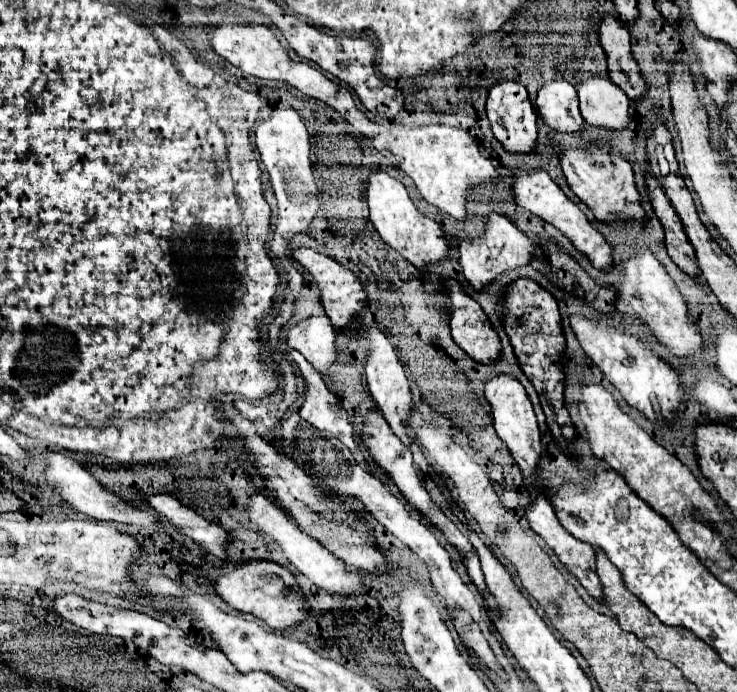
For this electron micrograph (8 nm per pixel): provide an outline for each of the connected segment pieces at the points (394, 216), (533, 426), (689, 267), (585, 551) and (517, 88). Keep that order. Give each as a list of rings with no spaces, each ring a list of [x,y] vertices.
[[[374,170],[368,178],[368,206],[370,206],[370,220],[378,230],[380,238],[392,246],[400,256],[404,256],[410,264],[424,270],[428,262],[438,262],[448,254],[448,242],[442,234],[442,228],[418,212],[414,202],[408,196],[406,186],[392,178],[384,170]]]
[[[494,374],[492,378],[488,378],[484,382],[484,396],[488,400],[488,404],[492,406],[492,418],[494,418],[494,430],[500,436],[500,440],[508,446],[508,450],[512,452],[516,464],[520,466],[522,474],[524,474],[524,484],[528,486],[530,494],[534,496],[536,492],[544,492],[540,484],[536,484],[534,480],[534,466],[538,464],[538,458],[542,454],[542,442],[540,442],[540,430],[538,430],[538,422],[532,410],[532,404],[528,400],[528,394],[524,390],[524,386],[512,378],[510,374]]]
[[[648,174],[646,178],[646,186],[648,186],[648,194],[650,194],[650,202],[652,202],[652,208],[658,216],[658,220],[662,222],[664,226],[664,232],[666,232],[666,250],[670,254],[670,258],[690,276],[696,276],[698,274],[698,262],[696,262],[696,256],[694,256],[694,248],[682,228],[682,222],[676,214],[676,210],[672,208],[670,200],[666,198],[664,190],[660,188],[658,180]]]
[[[538,494],[534,500],[530,500],[530,504],[524,508],[524,512],[526,512],[526,518],[528,518],[530,528],[544,538],[544,542],[556,552],[558,560],[580,580],[580,584],[588,590],[588,594],[594,596],[594,598],[600,598],[602,596],[602,586],[600,586],[600,580],[598,580],[598,574],[596,574],[594,548],[588,546],[588,542],[580,542],[578,538],[574,538],[572,534],[568,534],[568,530],[564,530],[564,526],[556,518],[552,506],[548,504],[546,496],[540,496]]]
[[[500,80],[496,86],[488,90],[488,100],[486,100],[486,112],[488,120],[492,126],[492,132],[498,142],[510,152],[532,152],[536,146],[536,112],[528,100],[528,92],[522,84],[516,84],[514,80]]]

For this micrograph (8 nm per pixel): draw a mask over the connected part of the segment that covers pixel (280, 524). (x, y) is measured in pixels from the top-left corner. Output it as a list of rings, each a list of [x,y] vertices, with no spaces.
[[[262,494],[256,496],[256,502],[250,502],[246,506],[246,514],[250,518],[250,522],[254,522],[256,526],[260,526],[262,532],[266,532],[268,536],[272,536],[280,548],[284,550],[288,562],[300,572],[304,574],[312,584],[316,584],[318,588],[330,592],[330,594],[358,594],[362,592],[362,582],[360,582],[360,574],[356,570],[348,570],[346,564],[336,558],[330,550],[326,550],[318,540],[314,540],[312,536],[308,536],[306,532],[302,532],[290,518],[288,514],[278,508],[274,502],[266,500]]]

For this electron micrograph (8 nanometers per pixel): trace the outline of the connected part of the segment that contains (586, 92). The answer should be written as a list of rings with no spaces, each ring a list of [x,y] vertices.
[[[590,76],[578,86],[582,118],[600,128],[622,130],[628,124],[628,96],[610,78]]]

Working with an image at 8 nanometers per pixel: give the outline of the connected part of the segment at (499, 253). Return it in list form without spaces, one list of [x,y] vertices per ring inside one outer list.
[[[490,212],[484,216],[484,236],[482,238],[472,240],[472,242],[460,240],[456,250],[458,250],[458,262],[462,266],[462,272],[474,290],[482,290],[488,282],[496,280],[500,272],[514,268],[514,266],[528,264],[530,258],[536,254],[542,256],[542,250],[534,246],[534,242],[524,232],[520,232],[512,220],[508,220],[506,216],[498,212]]]

